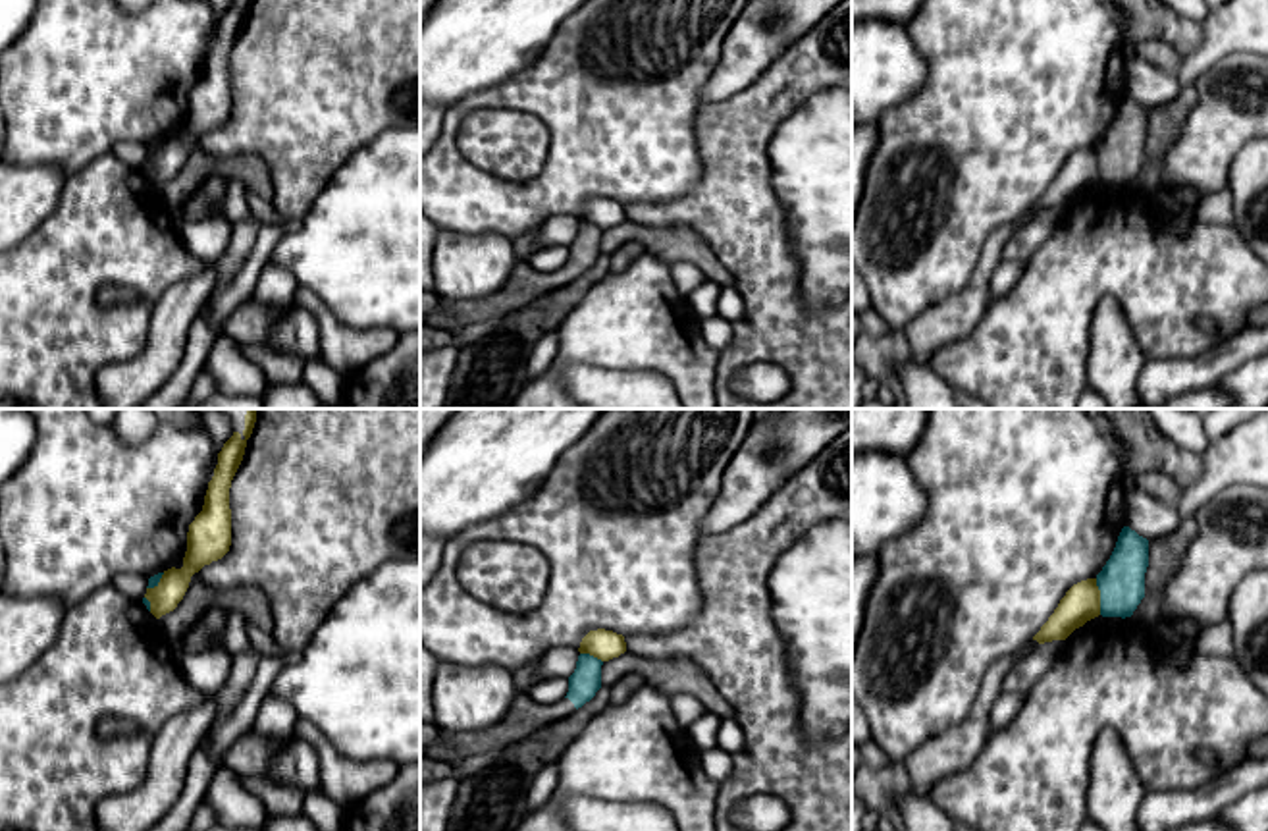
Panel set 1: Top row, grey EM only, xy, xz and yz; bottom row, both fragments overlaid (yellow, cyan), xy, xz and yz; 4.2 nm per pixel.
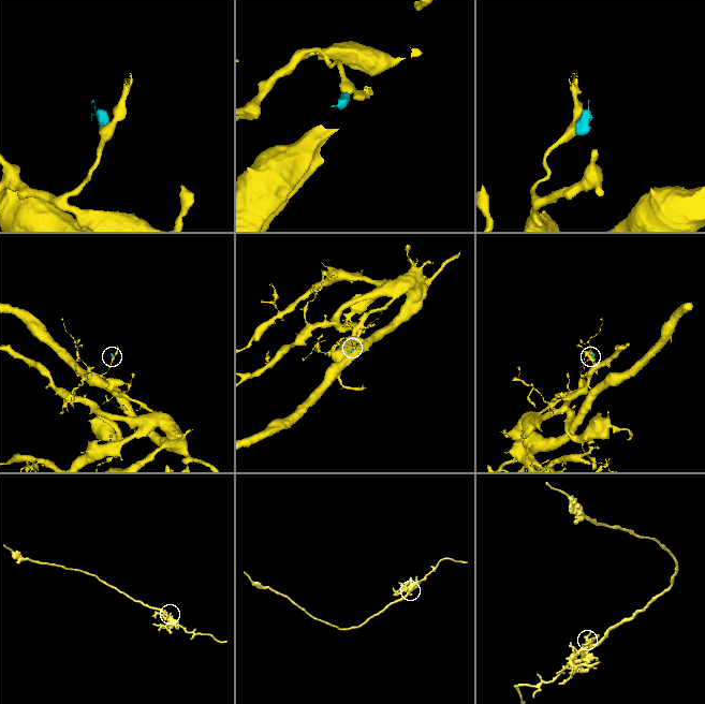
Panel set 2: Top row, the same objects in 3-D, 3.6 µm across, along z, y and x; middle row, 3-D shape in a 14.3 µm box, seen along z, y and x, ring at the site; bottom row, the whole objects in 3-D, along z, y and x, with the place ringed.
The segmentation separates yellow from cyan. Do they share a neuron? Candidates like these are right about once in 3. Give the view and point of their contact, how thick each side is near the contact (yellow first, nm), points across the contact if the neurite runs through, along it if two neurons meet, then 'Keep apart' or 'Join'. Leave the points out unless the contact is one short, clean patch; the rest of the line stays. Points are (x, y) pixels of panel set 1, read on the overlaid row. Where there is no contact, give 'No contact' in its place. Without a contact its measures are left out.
Touches yellow at yz (1099, 596). Thickness 160 nm (yellow) against 190 nm. Boundary: yz (1095, 579), (1101, 614). Keep apart

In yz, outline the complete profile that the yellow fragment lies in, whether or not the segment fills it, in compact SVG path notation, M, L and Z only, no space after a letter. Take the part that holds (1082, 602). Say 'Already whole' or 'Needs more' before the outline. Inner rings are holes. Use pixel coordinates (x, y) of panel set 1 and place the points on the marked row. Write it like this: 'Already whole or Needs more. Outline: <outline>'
Already whole. Outline: M1096 578L1073 584L1054 613L1033 636L1039 644L1066 640L1075 629L1100 615L1100 590Z

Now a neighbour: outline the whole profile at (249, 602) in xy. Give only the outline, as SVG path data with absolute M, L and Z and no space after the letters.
M195 573L177 607L158 619L170 640L179 640L208 609L218 607L225 615L239 613L249 625L274 630L274 615L266 594L252 586L212 588Z

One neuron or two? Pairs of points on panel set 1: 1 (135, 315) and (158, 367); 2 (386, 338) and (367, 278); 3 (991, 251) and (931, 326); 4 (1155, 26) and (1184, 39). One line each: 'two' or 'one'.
1: two
2: two
3: one
4: one

